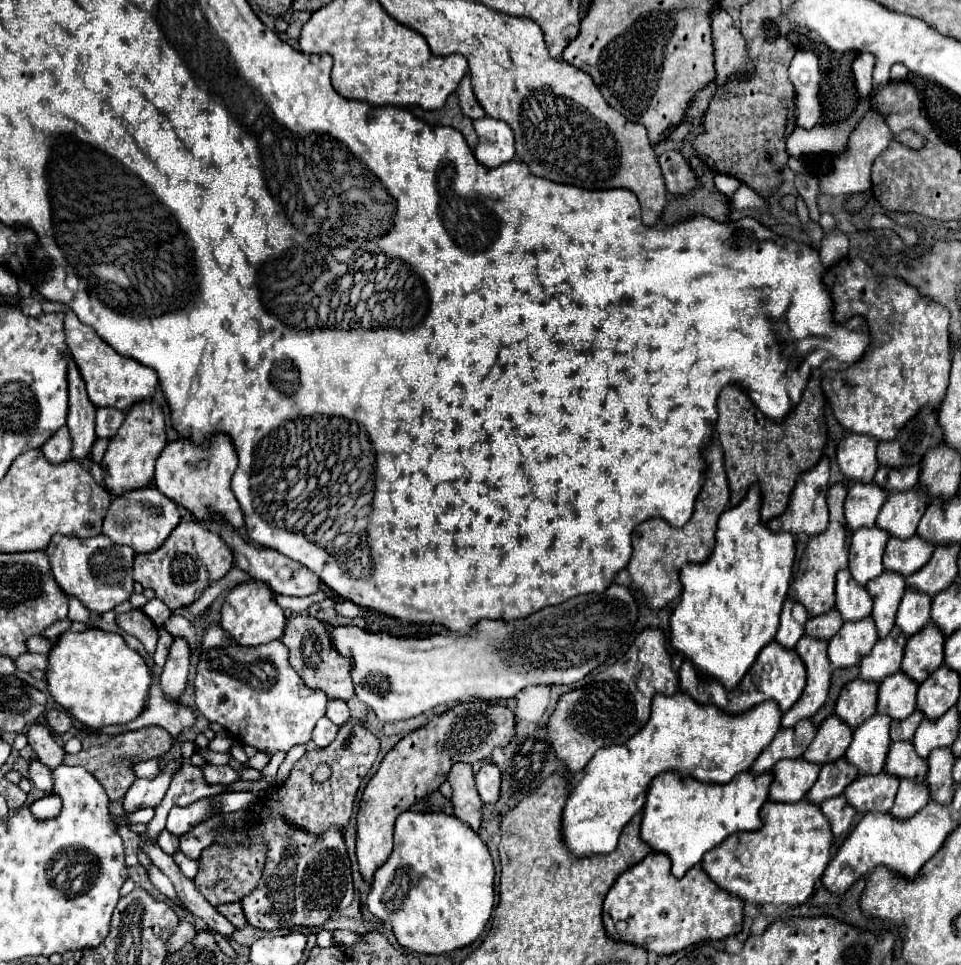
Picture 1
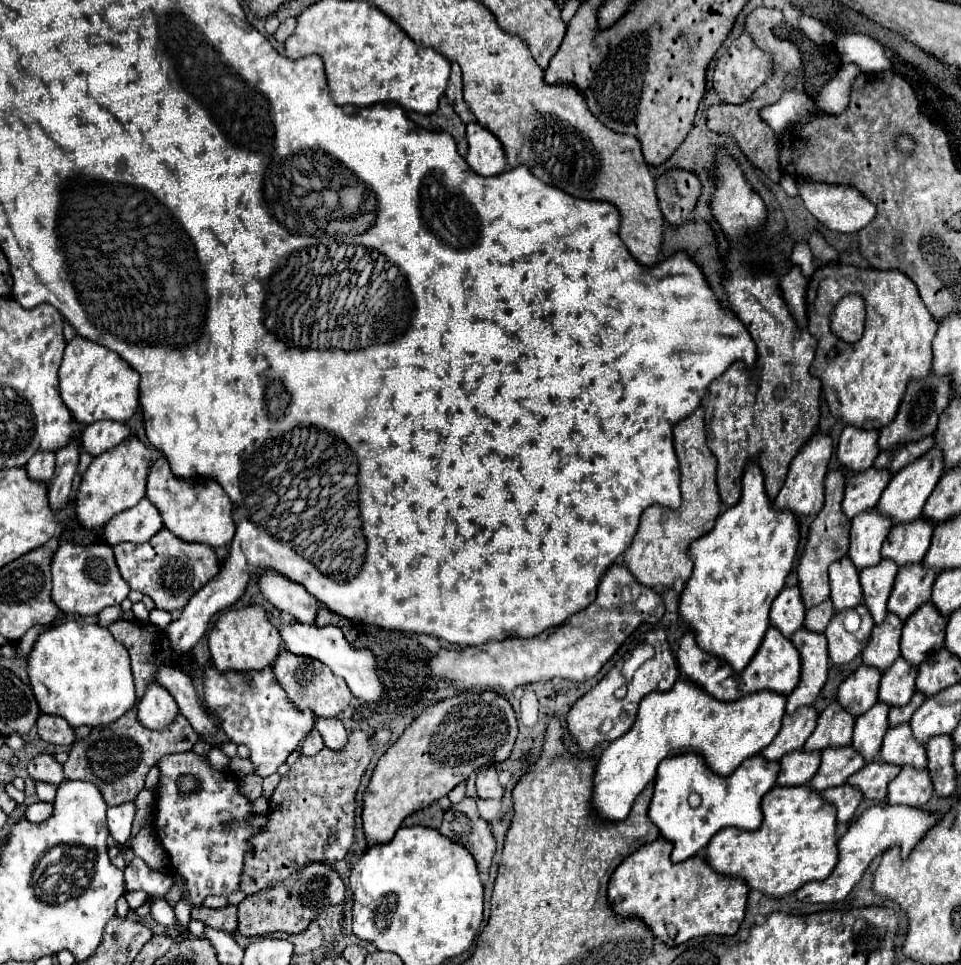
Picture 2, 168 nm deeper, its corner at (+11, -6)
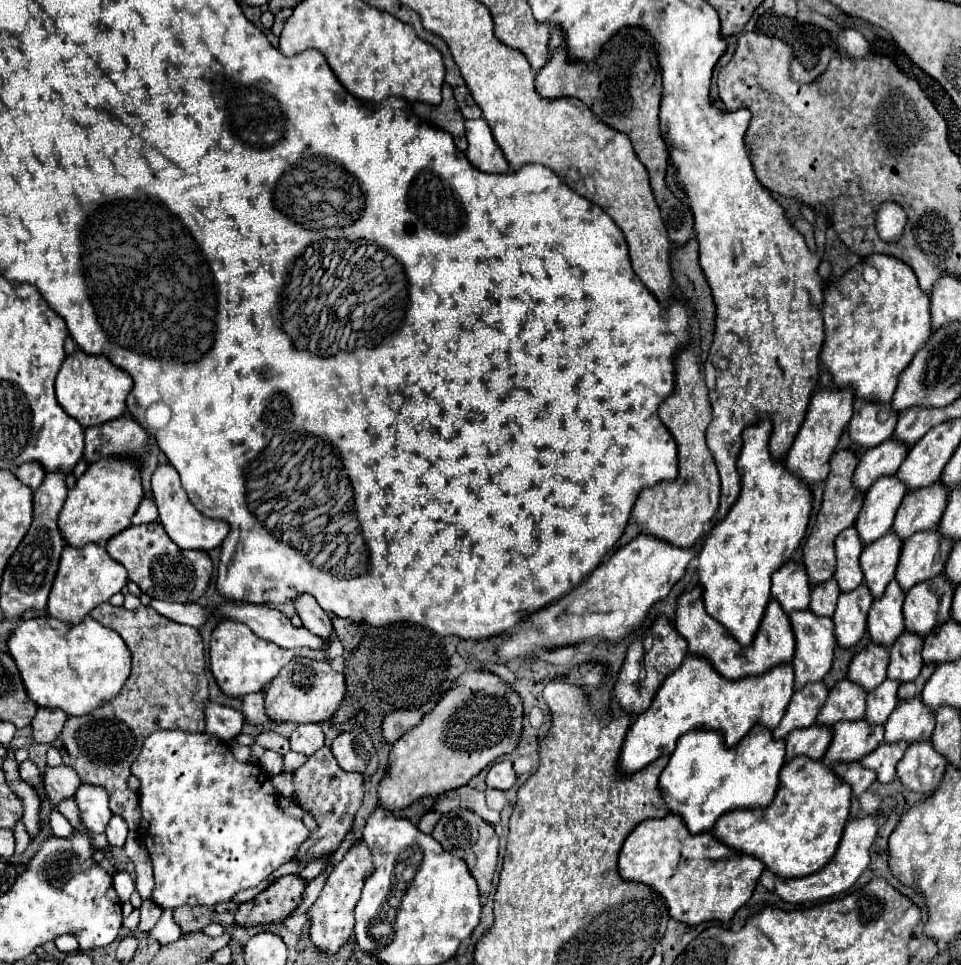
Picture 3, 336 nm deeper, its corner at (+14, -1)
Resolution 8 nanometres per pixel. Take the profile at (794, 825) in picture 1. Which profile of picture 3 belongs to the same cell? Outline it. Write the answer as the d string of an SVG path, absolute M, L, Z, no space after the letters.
M793 758L783 766L781 786L769 806L723 814L717 820L713 834L723 844L757 856L777 876L809 876L833 858L849 818L851 798L849 786L845 786L829 766L821 766L821 760L809 762L809 758Z

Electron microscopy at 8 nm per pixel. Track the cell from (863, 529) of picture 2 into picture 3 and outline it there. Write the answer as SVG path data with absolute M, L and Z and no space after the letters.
M893 476L879 478L865 496L863 508L855 522L863 544L871 544L891 530L897 506L905 496L905 486Z

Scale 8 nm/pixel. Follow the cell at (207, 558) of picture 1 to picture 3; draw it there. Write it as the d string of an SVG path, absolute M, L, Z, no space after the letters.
M159 522L131 526L111 538L105 548L117 562L125 566L129 580L135 582L151 598L171 602L193 602L205 594L213 576L213 564L207 552L177 548Z

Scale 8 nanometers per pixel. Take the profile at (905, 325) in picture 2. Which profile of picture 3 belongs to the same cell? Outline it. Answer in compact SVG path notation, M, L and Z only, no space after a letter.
M873 254L853 266L839 282L825 288L825 302L821 306L821 312L825 320L821 362L829 368L835 386L853 386L857 398L889 404L897 388L899 374L913 360L915 352L929 340L933 330L929 316L929 296L917 286L917 276L913 274L913 270L893 256Z

